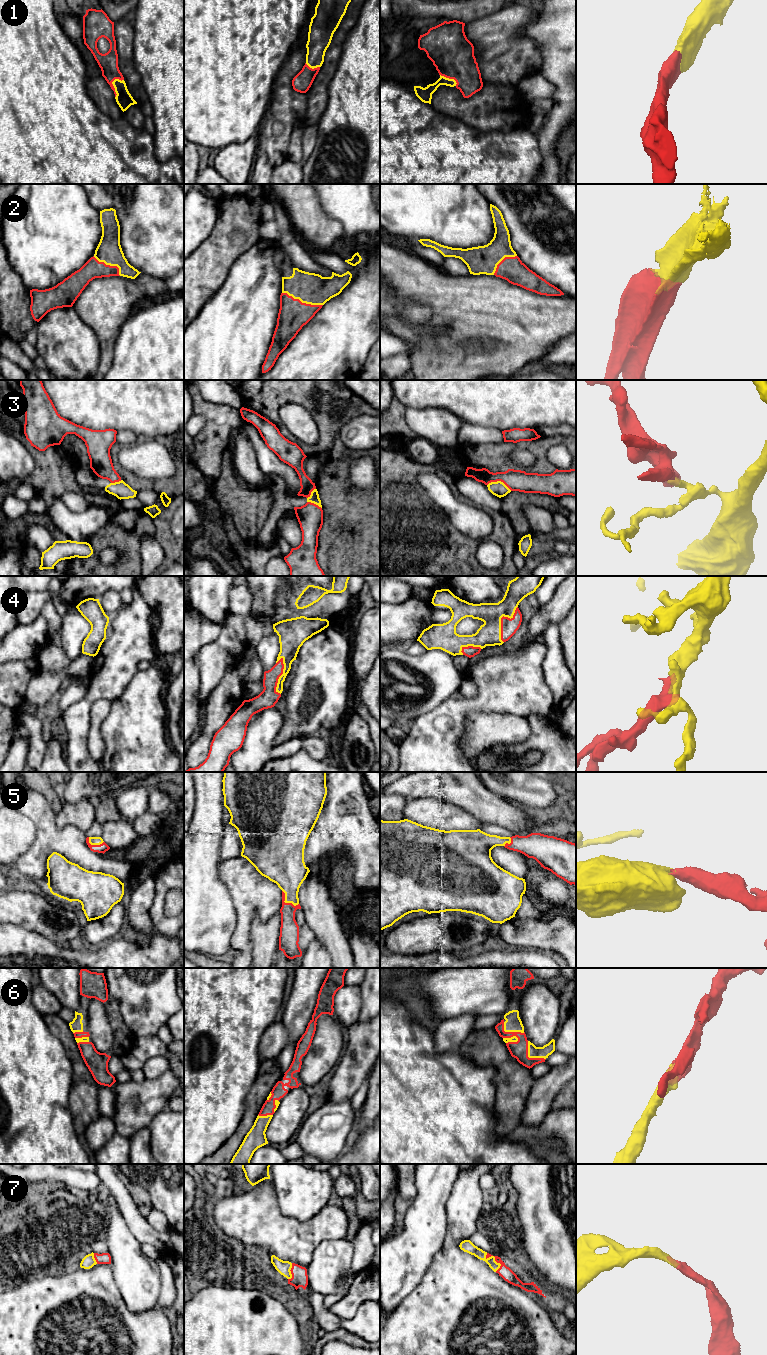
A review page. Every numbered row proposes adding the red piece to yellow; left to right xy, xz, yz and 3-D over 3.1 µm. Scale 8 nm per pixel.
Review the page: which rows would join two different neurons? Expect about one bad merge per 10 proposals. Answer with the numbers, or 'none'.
3

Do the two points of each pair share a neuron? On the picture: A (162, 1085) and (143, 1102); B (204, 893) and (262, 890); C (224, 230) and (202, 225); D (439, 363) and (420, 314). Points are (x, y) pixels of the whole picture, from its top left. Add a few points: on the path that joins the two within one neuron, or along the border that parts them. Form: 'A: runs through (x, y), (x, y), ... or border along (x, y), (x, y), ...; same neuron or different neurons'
A: runs through (157, 1090), (148, 1098); same neuron
B: border along (217, 871), (218, 877), (228, 892), (236, 914); different neurons
C: border along (218, 204), (218, 217), (214, 228), (199, 246); different neurons
D: border along (432, 309), (430, 321), (424, 327), (402, 320); different neurons

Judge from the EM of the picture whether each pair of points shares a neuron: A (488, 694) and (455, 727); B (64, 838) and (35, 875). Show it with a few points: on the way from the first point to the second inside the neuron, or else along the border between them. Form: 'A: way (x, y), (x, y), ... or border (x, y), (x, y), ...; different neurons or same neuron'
A: way (478, 703), (471, 704), (458, 717); same neuron
B: way (53, 843), (35, 861), (35, 864); same neuron

